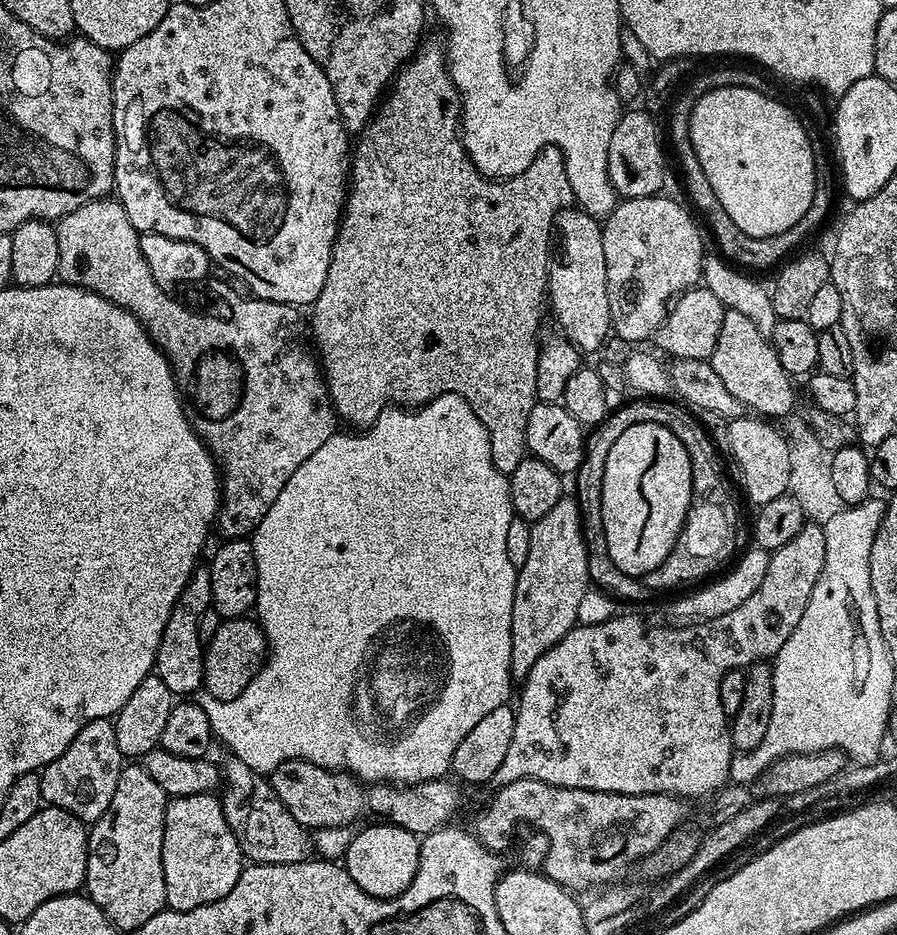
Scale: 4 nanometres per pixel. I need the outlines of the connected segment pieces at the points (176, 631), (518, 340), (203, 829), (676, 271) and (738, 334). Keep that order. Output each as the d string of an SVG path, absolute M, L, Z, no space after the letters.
M197 567L190 582L182 590L170 618L166 622L166 630L162 634L162 642L158 646L156 667L154 674L166 682L166 690L170 690L173 697L188 698L191 692L199 693L204 682L204 653L202 641L198 638L198 618L207 608L212 607L210 594L210 574L207 567Z
M421 43L416 49L416 55L396 73L390 87L387 89L386 95L383 97L382 103L377 107L373 117L368 121L368 127L359 133L357 142L354 144L354 151L350 156L350 187L346 192L344 201L344 211L340 222L340 230L336 233L336 241L332 247L332 257L330 258L330 270L326 274L326 282L322 286L322 294L316 299L316 303L311 305L312 312L312 332L316 335L316 344L314 340L314 348L318 353L319 363L322 365L322 375L324 383L328 385L328 393L332 399L332 407L336 410L336 415L341 421L344 420L345 425L351 426L356 430L367 430L378 417L384 415L385 408L392 406L419 406L427 404L430 400L436 400L439 396L445 396L448 392L457 394L463 393L467 384L472 384L472 396L470 395L470 403L474 414L478 414L478 418L488 427L488 431L492 438L492 451L496 462L496 468L499 472L510 474L518 466L518 462L522 462L526 455L526 422L530 422L530 410L536 403L536 379L538 378L538 358L540 357L541 336L540 332L540 307L545 307L546 293L548 291L548 257L550 255L550 241L552 238L552 223L556 221L556 215L569 207L573 203L574 197L570 190L570 178L566 178L566 166L564 165L564 156L560 153L559 148L545 148L543 152L539 152L534 158L534 162L530 162L530 166L517 176L509 176L506 180L494 180L484 176L478 169L473 168L472 160L466 154L464 149L464 141L460 139L460 92L454 86L454 82L448 76L448 61L446 59L446 48L443 43L428 44Z
M190 794L169 799L162 834L167 907L185 912L194 910L194 906L206 906L218 902L218 898L226 898L245 867L246 857L226 822L224 805L215 795Z
M665 194L643 196L633 200L621 199L616 209L602 224L602 250L606 254L606 286L610 298L610 318L615 335L638 342L655 337L668 317L668 309L682 292L701 283L705 233L696 225L697 217L687 212L676 200Z
M725 311L722 318L722 330L718 334L718 346L714 346L714 354L710 363L714 374L718 374L718 378L722 378L722 386L726 386L726 390L730 390L730 394L734 394L734 398L738 398L738 402L742 402L745 409L764 418L776 418L772 416L784 418L797 407L796 392L792 389L793 377L788 375L782 362L778 362L778 354L773 341L769 337L763 336L746 314Z

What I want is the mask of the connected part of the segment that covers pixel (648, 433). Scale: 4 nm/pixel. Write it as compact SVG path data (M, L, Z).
M642 422L622 430L614 446L610 446L610 450L604 455L602 510L600 511L608 553L617 570L640 578L645 572L653 572L655 568L660 568L682 530L691 505L690 454L686 452L686 446L682 446L678 434L654 422Z

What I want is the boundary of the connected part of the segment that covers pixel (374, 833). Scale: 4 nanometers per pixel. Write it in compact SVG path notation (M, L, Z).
M372 822L369 828L357 831L343 854L344 868L366 890L366 894L390 900L402 894L410 882L414 882L414 874L420 865L420 841L410 830L400 828L391 822Z

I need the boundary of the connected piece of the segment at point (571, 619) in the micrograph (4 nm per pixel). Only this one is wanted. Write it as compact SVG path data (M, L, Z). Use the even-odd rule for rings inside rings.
M561 498L554 502L550 514L542 514L540 520L532 524L532 545L526 562L518 566L516 573L516 593L514 594L514 618L512 619L512 654L510 666L512 675L523 678L530 674L530 668L550 646L557 644L568 631L575 628L581 619L580 607L584 604L584 595L590 589L588 579L588 551L584 541L582 513L575 499Z

